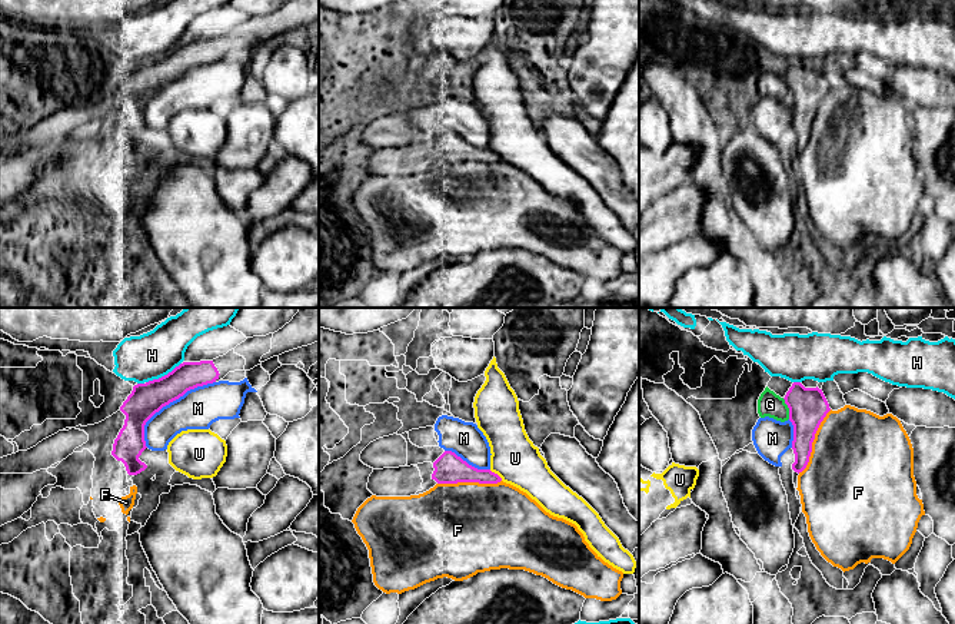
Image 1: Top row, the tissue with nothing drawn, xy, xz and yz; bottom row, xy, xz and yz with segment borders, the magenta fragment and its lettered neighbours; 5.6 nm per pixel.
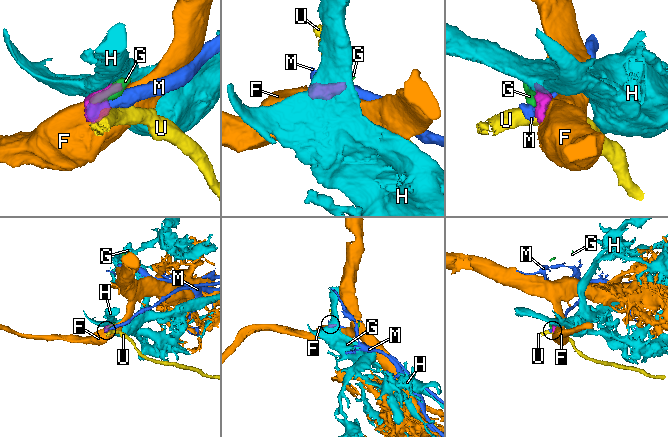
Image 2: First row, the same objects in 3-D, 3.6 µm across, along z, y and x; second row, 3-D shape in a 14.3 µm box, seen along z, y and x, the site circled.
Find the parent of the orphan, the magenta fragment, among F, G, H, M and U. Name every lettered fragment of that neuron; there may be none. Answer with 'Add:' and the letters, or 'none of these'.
Add: G

